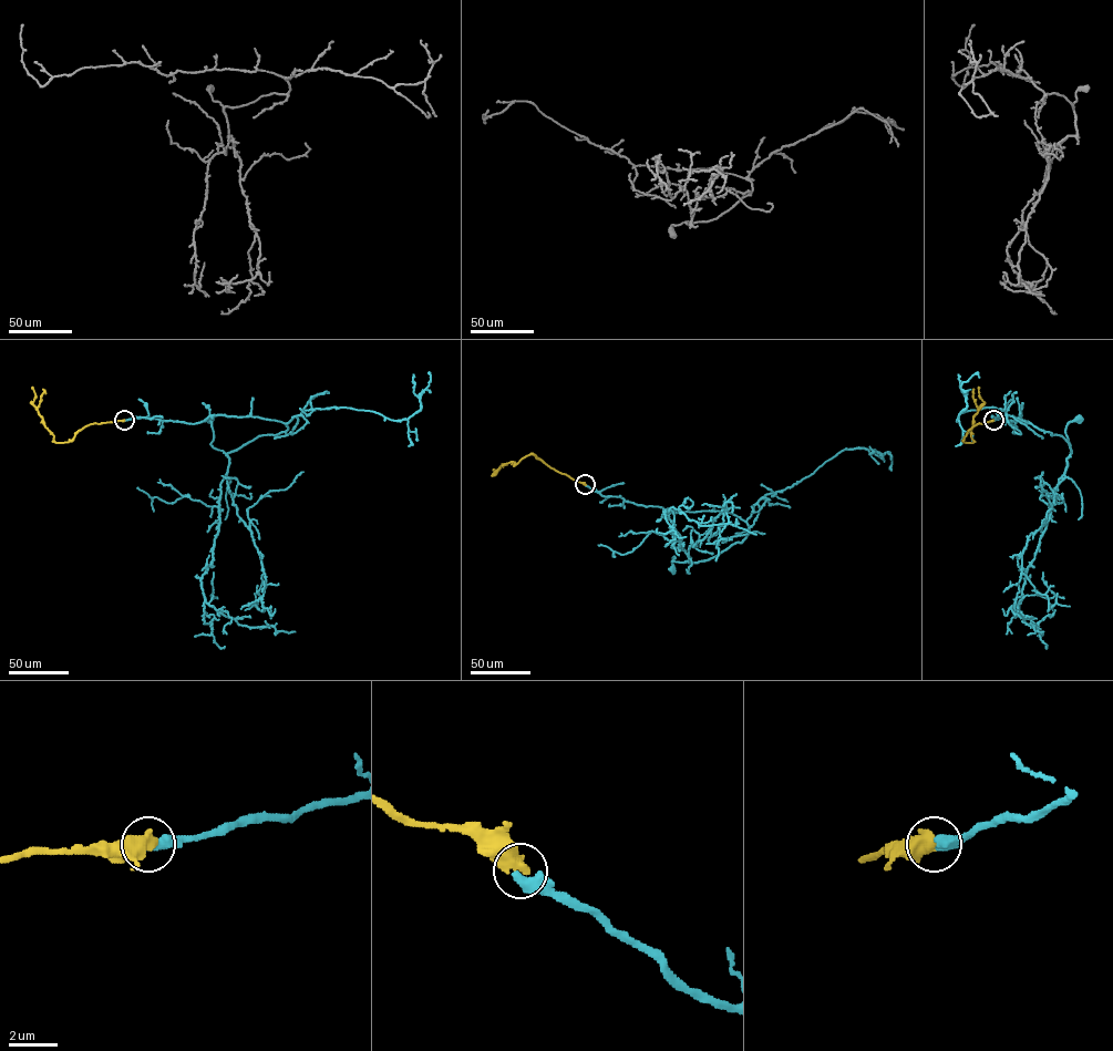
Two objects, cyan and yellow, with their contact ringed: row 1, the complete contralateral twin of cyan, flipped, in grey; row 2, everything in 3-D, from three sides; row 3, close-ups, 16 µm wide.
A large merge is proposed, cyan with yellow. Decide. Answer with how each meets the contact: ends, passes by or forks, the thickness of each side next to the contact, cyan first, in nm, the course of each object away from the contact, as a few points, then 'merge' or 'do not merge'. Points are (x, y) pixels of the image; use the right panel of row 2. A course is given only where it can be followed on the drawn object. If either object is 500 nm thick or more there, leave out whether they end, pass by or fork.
500 nm thick on the cyan side, 600 nm on the other; cyan runs (993, 420), (1005, 418), (1014, 423), (1021, 414), (1040, 430), (1061, 435), (1071, 453), (1067, 425), (1079, 418); yellow runs (993, 420), (975, 425), (962, 441), (974, 441), (974, 416), (983, 404), (978, 387); merge

